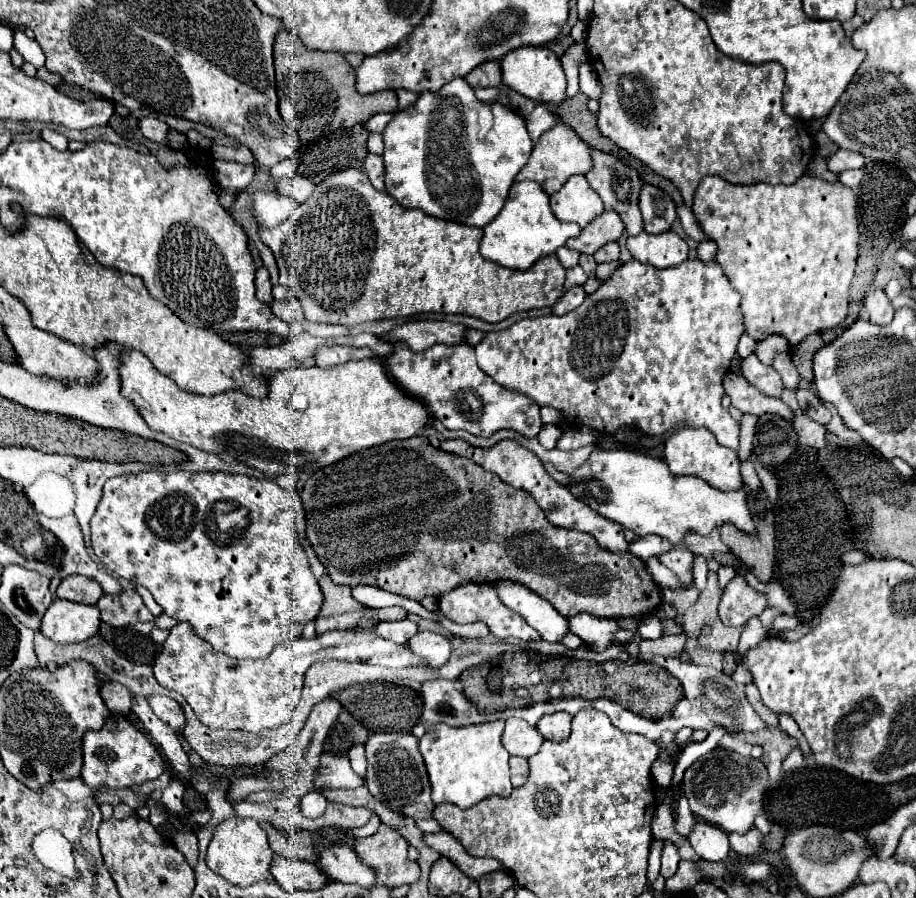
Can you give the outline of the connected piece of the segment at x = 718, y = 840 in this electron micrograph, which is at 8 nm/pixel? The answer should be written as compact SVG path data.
M696 818L688 840L694 848L694 852L704 858L704 860L726 860L728 856L728 836L726 832L716 832L716 828L708 822L702 822L700 818Z

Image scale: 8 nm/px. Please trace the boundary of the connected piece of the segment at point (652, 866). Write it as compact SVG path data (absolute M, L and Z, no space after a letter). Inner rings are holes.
M656 840L650 848L650 858L648 858L648 882L654 882L656 876L660 874L660 846L662 842Z

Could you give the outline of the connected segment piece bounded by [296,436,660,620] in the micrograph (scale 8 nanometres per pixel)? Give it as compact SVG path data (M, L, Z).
M414 436L414 438L406 438L406 440L392 440L392 442L368 448L360 454L352 454L352 456L312 474L308 480L300 480L296 488L298 488L298 494L300 494L304 508L306 508L306 536L310 540L310 544L314 546L320 562L324 564L326 572L330 574L332 582L336 582L336 584L348 584L348 586L368 584L368 586L376 586L376 588L382 588L382 590L388 590L388 592L394 592L394 594L400 594L400 596L420 602L424 596L438 598L438 596L442 596L462 584L470 584L470 582L494 584L494 582L510 580L510 582L518 582L518 584L530 588L532 592L536 592L538 596L546 598L564 616L588 612L592 616L612 618L612 620L626 618L626 616L644 616L660 604L660 592L656 592L658 588L656 588L652 576L646 572L644 562L640 558L632 558L626 554L604 550L598 546L598 542L594 540L592 534L554 526L552 522L548 522L548 518L544 516L544 510L536 504L532 494L504 484L500 480L500 476L486 472L482 466L478 466L470 458L462 458L462 456L444 452L440 448L434 448L428 442L428 438L424 438L424 436Z

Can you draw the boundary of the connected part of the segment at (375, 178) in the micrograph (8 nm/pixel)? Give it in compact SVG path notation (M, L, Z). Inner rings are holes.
M368 154L366 160L364 160L364 172L368 174L368 178L370 178L370 182L374 184L376 190L384 190L386 168L384 168L384 158L382 156Z

